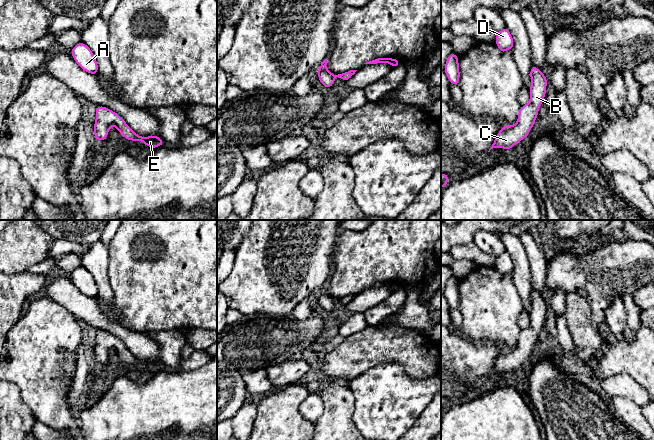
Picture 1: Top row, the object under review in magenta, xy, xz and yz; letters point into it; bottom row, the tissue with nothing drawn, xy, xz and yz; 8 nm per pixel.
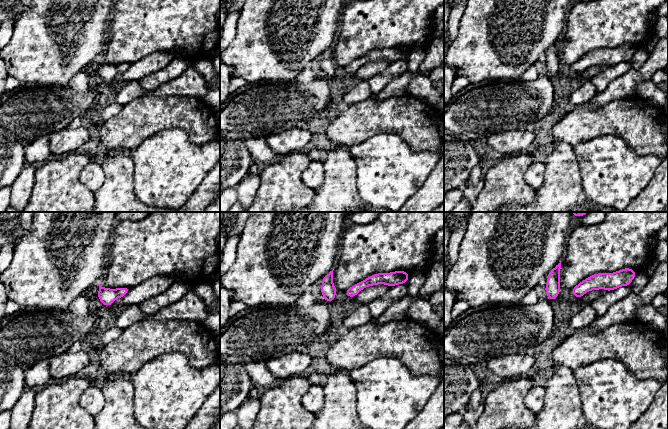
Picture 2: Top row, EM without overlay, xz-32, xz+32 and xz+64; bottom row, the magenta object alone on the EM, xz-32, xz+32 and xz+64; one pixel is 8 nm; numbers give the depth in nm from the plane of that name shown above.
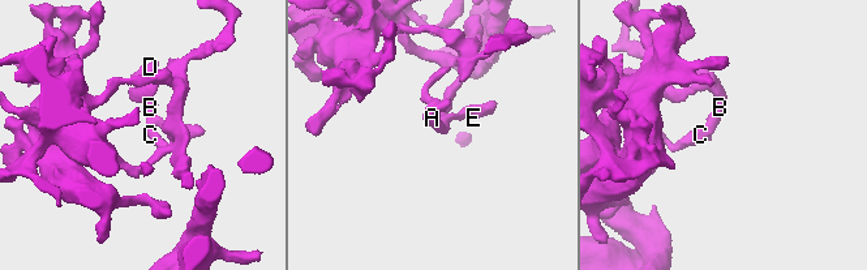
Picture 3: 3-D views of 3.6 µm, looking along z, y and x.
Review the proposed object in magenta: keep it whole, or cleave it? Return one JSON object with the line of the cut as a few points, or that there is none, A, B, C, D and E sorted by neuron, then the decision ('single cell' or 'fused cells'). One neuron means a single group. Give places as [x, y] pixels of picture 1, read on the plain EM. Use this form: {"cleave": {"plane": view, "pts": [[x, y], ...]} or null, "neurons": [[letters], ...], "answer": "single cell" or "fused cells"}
{"cleave": null, "neurons": [["A", "B", "C", "D", "E"]], "answer": "single cell"}

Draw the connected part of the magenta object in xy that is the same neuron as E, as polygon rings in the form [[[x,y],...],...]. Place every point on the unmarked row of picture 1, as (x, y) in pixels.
[[[96,330],[94,363],[101,365],[106,364],[111,350],[115,350],[125,363],[143,366],[145,370],[152,373],[164,369],[164,365],[160,361],[156,359],[142,361],[136,358],[116,336],[105,330]]]

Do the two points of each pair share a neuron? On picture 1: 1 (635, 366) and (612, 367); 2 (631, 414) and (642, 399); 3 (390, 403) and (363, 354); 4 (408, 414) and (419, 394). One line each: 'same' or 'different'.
1: same
2: different
3: different
4: same

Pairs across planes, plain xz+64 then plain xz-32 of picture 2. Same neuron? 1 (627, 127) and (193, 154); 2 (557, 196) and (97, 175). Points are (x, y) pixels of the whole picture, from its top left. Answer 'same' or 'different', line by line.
1: different
2: different

